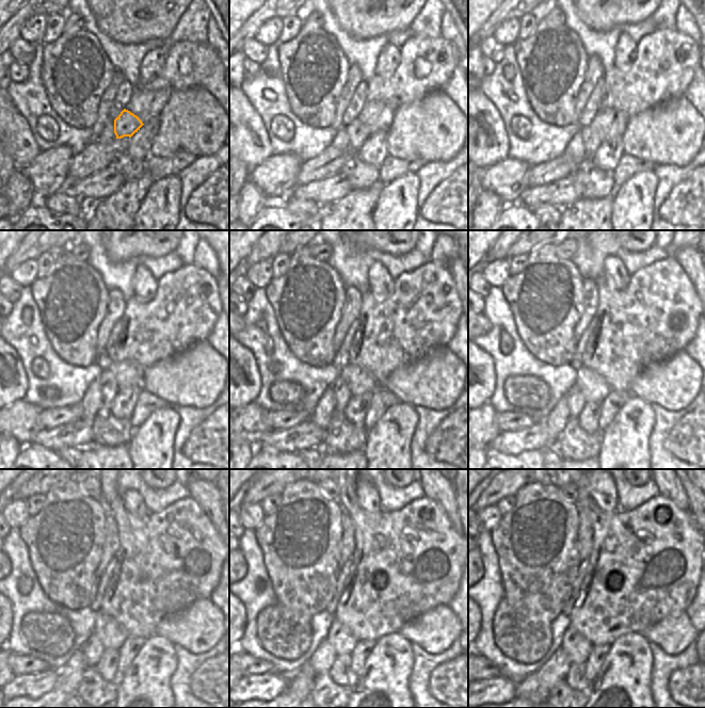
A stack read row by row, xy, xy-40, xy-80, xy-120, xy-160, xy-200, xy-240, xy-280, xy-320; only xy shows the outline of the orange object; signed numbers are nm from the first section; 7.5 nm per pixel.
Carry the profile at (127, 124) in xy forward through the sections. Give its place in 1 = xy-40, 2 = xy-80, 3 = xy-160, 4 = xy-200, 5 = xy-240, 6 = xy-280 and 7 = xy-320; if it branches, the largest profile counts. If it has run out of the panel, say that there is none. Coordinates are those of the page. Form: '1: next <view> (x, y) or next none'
1: next xy-40 (358, 133)
2: next xy-80 (591, 138)
3: next xy-160 (341, 392)
4: next xy-200 (575, 400)
5: next xy-240 (93, 648)
6: next xy-280 (324, 657)
7: next xy-320 (537, 686)

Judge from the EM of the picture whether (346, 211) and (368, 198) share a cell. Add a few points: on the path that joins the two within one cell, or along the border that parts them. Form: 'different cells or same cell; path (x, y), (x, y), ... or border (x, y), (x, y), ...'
same cell; path (351, 211), (363, 202)

